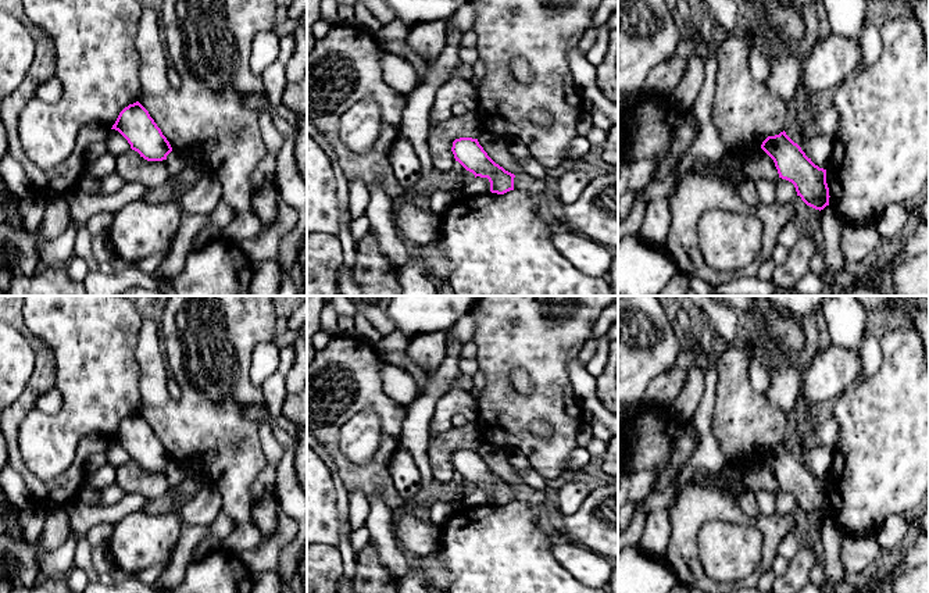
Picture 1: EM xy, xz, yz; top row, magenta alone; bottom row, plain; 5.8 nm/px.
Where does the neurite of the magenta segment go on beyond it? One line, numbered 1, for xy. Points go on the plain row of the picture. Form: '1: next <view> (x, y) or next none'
1: next none

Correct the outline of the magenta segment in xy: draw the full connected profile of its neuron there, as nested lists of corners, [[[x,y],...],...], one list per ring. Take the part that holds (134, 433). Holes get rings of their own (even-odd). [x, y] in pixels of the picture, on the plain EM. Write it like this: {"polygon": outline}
{"polygon": [[[139,412],[125,418],[111,440],[118,442],[131,460],[147,472],[167,471],[172,462],[167,449]]]}

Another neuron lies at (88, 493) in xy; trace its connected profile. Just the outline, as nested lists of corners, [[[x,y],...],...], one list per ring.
[[[83,483],[79,494],[78,494],[78,500],[89,504],[89,506],[97,506],[99,500],[100,500],[100,489],[94,487],[90,483]]]

